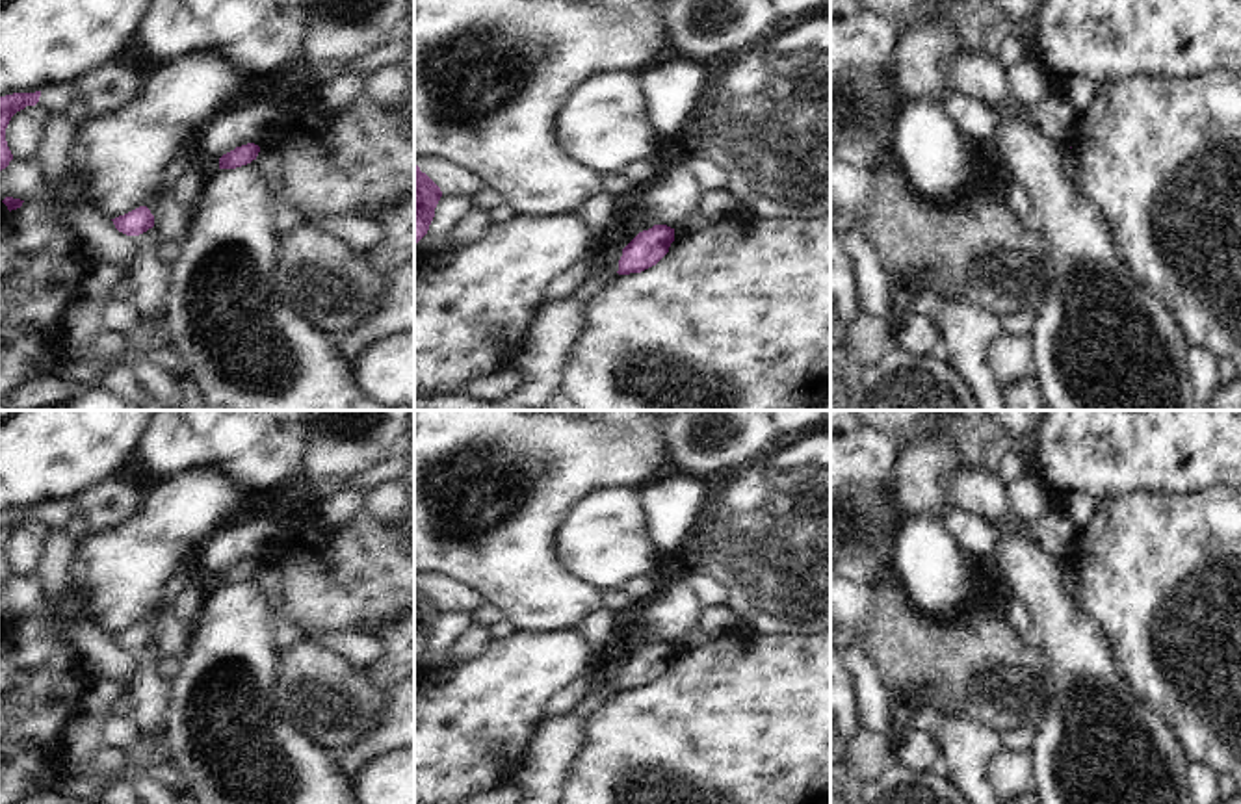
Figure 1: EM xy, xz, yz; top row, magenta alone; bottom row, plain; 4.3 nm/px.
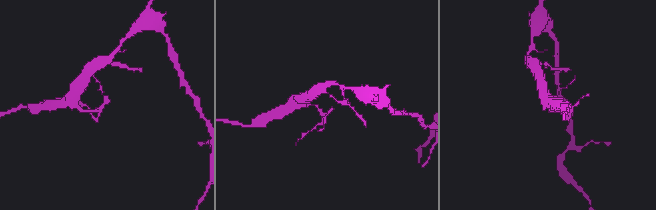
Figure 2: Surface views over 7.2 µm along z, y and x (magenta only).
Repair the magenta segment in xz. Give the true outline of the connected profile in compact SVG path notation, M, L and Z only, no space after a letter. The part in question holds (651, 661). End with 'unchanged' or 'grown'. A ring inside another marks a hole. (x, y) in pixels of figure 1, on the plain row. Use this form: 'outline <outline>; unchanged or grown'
outline M654 641L639 648L624 665L619 676L619 691L641 689L656 681L674 657L674 644Z; unchanged

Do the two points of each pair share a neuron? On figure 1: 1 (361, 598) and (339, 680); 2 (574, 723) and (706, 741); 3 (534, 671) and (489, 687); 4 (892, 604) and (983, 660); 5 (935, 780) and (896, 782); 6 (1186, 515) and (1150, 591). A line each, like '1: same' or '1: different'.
1: different
2: different
3: same
4: same
5: same
6: same

